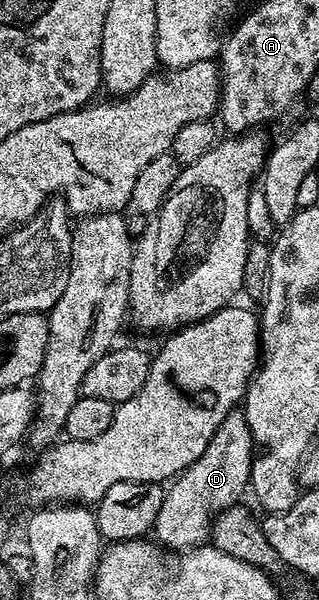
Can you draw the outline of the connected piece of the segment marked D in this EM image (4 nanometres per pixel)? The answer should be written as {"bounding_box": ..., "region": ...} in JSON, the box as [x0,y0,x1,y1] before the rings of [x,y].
{"bounding_box":[154,409,255,552],"region":[[[242,409],[231,410],[229,416],[221,420],[217,432],[213,432],[213,440],[209,440],[202,456],[166,487],[161,512],[157,512],[154,537],[175,552],[204,545],[210,539],[215,516],[236,505],[242,499],[239,497],[248,493],[251,459],[255,453],[247,417]]]}

